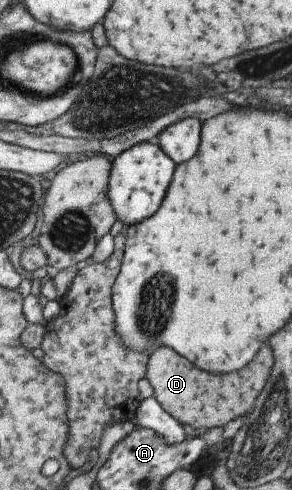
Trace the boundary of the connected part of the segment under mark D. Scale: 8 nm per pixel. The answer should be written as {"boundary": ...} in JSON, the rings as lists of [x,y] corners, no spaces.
{"boundary":[[[262,345],[250,365],[244,365],[232,373],[215,374],[196,367],[178,357],[168,347],[156,346],[149,353],[145,365],[145,378],[153,389],[153,396],[159,401],[162,409],[178,423],[188,424],[194,429],[206,431],[210,427],[221,427],[253,408],[253,403],[262,391],[266,378],[272,367],[272,353],[268,345]]]}

